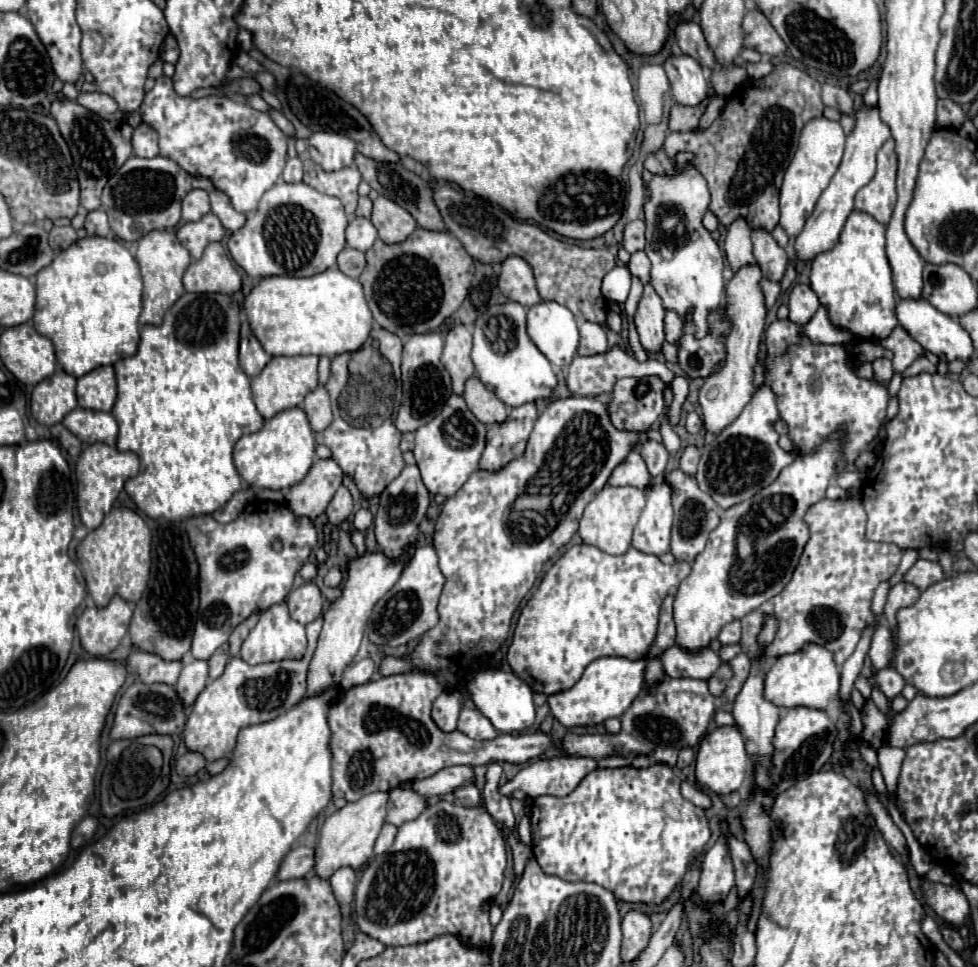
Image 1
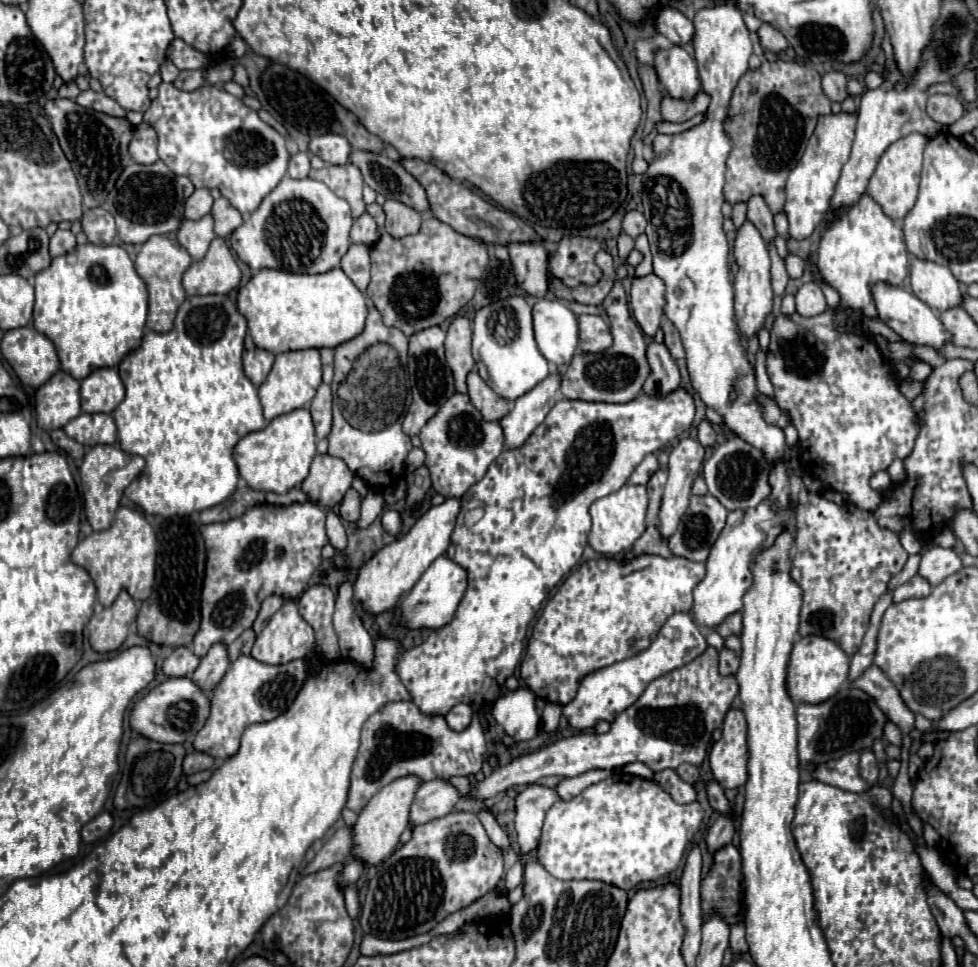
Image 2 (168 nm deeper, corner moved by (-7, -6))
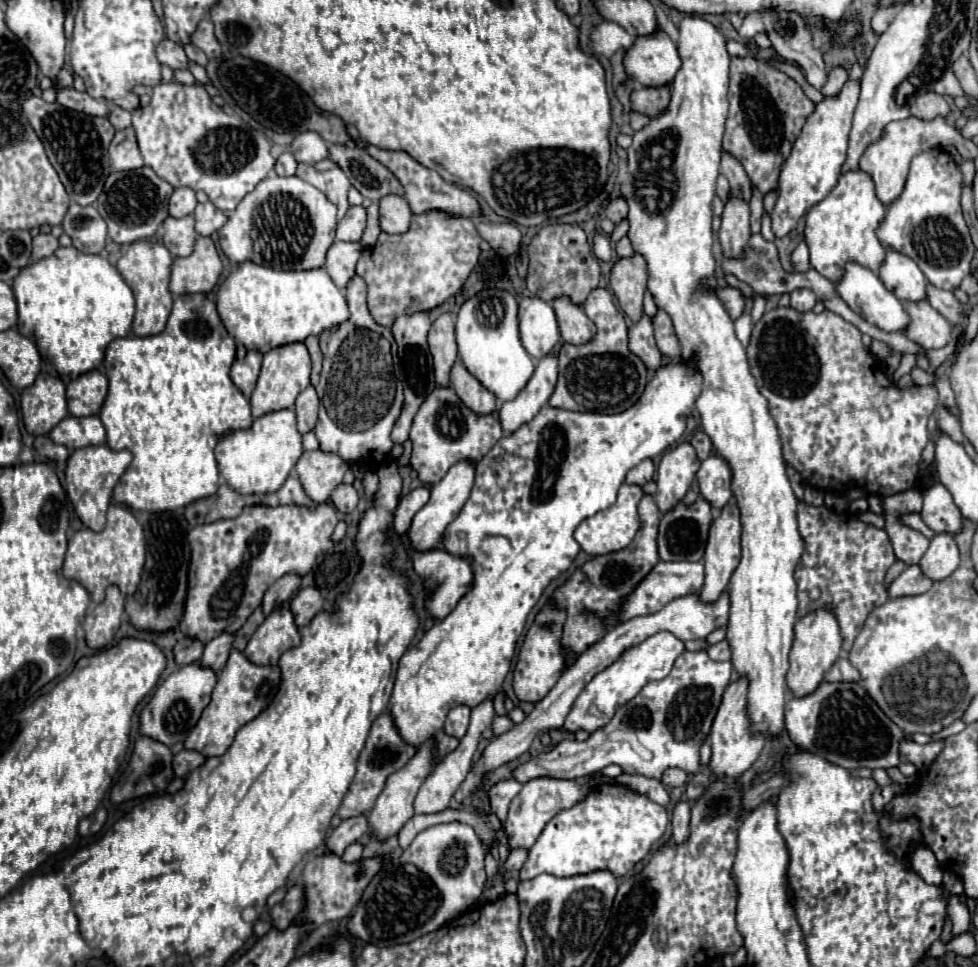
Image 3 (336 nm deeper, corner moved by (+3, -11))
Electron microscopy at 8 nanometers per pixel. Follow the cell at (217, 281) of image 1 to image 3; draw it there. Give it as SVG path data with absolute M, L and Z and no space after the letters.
M198 237L194 245L194 253L182 259L174 259L170 291L174 295L184 293L210 293L220 275L222 261L210 237Z

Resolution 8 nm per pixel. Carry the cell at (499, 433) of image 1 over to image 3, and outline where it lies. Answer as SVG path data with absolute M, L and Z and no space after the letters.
M546 355L538 361L536 371L528 385L516 395L516 399L500 405L498 419L504 435L512 435L518 427L530 423L538 411L548 403L550 395L556 389L558 379L558 359L554 355Z

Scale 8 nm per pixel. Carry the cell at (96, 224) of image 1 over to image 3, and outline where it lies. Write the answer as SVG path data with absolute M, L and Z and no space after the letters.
M70 205L66 219L62 221L66 235L70 235L74 247L86 253L102 253L106 245L106 221L98 215L98 211L90 207Z

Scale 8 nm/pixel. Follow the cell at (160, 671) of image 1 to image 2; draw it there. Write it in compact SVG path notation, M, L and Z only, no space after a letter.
M178 646L166 660L164 660L164 666L162 670L172 676L172 678L178 678L178 676L190 676L200 664L200 658L196 658L196 654L192 652L190 646Z

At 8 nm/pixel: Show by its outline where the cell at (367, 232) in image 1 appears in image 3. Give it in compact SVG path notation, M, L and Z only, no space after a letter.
M350 207L346 217L338 223L336 239L338 241L360 241L364 227L366 227L366 209Z

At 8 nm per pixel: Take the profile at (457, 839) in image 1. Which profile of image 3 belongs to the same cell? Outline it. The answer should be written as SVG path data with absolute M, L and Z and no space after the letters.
M454 821L420 831L410 847L394 859L396 867L382 867L368 883L348 919L348 933L376 947L392 947L450 923L482 893L486 885L484 855L486 849L470 825Z

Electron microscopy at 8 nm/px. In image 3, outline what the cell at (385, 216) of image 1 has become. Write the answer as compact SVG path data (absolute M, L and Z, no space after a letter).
M386 195L380 199L380 227L384 233L406 233L410 229L412 211L404 197L400 195Z

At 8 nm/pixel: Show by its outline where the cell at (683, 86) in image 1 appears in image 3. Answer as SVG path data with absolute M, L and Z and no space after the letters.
M658 29L658 35L638 37L624 59L626 73L644 87L664 87L672 83L680 63L676 45L662 29Z

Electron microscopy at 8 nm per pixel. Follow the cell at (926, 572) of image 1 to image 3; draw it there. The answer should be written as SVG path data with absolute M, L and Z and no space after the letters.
M938 533L932 541L928 551L920 559L922 573L932 581L942 581L954 573L954 569L960 565L958 547L952 535Z

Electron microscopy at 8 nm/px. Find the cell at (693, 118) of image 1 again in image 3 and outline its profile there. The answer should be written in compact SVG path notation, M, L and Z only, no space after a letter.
M644 87L632 93L632 109L648 117L658 117L668 109L670 87Z

